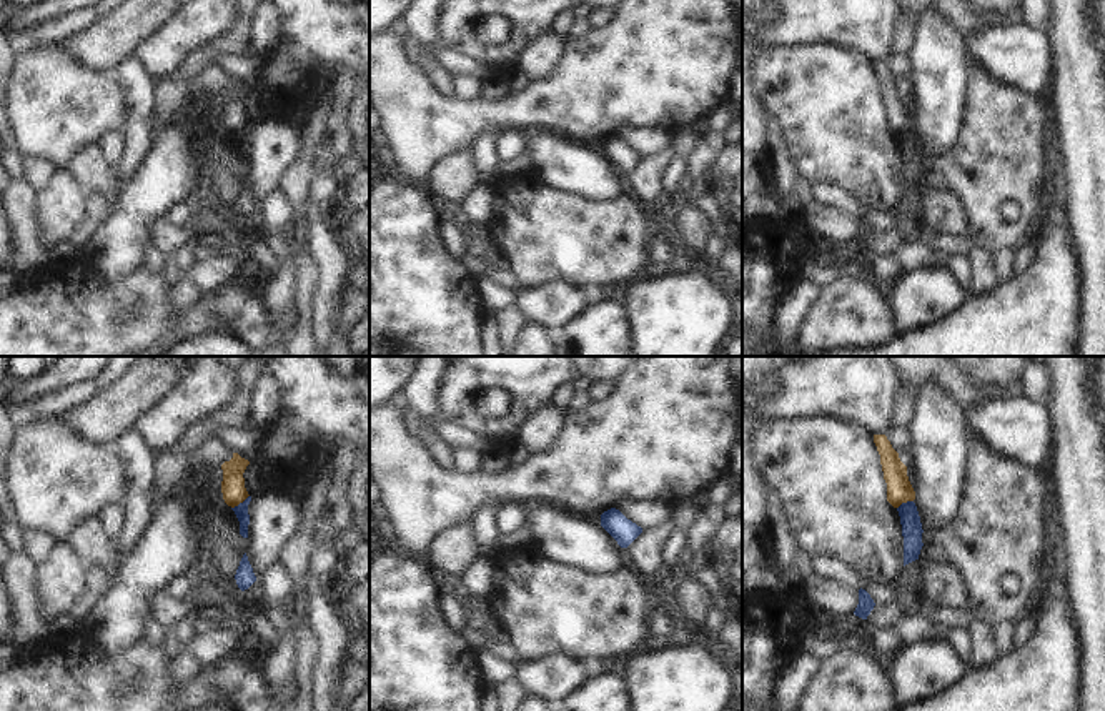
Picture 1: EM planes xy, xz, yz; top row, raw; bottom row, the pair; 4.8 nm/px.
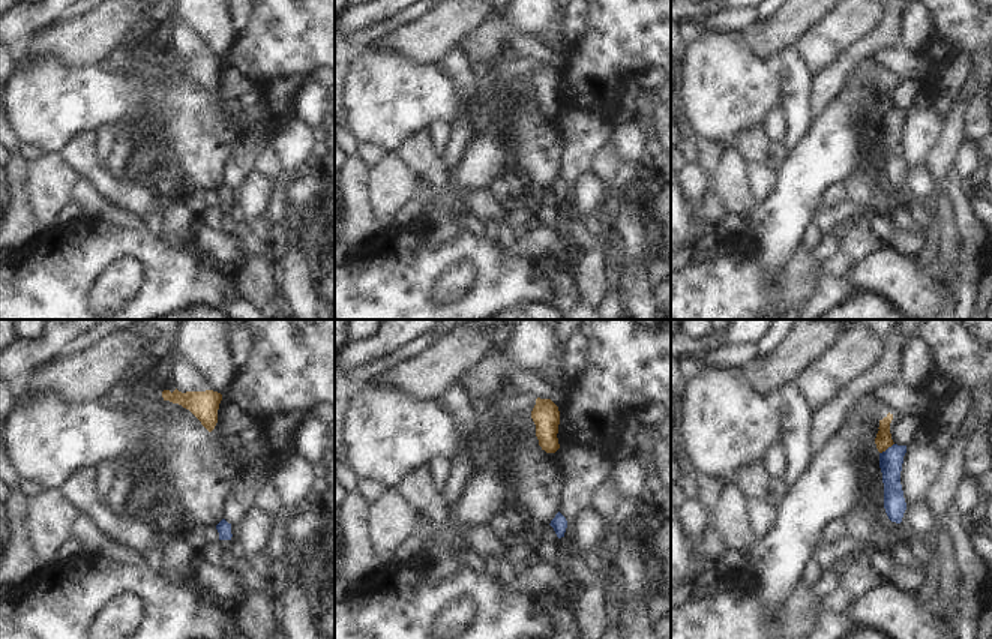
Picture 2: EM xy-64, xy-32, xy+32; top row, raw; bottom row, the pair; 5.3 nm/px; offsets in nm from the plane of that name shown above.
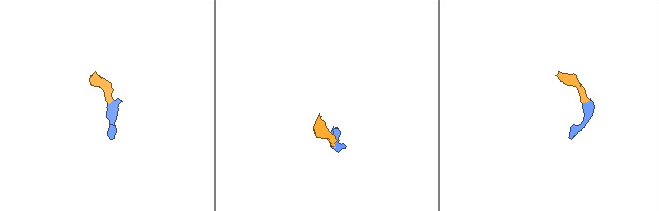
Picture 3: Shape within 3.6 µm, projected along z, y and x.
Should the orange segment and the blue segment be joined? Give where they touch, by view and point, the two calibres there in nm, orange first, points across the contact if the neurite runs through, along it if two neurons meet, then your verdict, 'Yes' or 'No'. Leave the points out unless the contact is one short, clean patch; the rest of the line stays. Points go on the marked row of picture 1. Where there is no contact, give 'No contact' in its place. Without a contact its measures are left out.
Touches orange at xy (240, 502). Thickness 120 nm (orange) against 60 nm. Boundary: xy (248, 495), (232, 508). No.

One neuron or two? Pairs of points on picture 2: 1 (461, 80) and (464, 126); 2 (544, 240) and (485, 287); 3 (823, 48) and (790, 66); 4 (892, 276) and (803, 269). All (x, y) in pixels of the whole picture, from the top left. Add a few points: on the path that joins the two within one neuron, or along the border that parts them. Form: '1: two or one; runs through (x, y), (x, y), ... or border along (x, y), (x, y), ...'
1: one; runs through (464, 92), (462, 114)
2: two; border along (505, 240), (518, 257), (535, 260)
3: two; border along (791, 45), (812, 75)
4: two; border along (827, 264), (830, 270)

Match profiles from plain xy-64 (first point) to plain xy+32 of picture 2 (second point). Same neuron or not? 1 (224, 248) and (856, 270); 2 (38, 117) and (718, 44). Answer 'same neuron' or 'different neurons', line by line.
1: different neurons
2: same neuron

